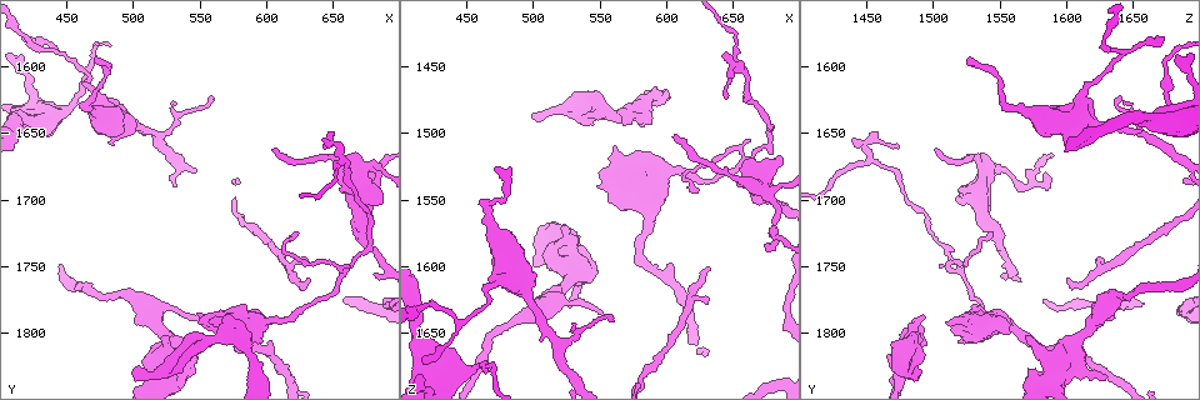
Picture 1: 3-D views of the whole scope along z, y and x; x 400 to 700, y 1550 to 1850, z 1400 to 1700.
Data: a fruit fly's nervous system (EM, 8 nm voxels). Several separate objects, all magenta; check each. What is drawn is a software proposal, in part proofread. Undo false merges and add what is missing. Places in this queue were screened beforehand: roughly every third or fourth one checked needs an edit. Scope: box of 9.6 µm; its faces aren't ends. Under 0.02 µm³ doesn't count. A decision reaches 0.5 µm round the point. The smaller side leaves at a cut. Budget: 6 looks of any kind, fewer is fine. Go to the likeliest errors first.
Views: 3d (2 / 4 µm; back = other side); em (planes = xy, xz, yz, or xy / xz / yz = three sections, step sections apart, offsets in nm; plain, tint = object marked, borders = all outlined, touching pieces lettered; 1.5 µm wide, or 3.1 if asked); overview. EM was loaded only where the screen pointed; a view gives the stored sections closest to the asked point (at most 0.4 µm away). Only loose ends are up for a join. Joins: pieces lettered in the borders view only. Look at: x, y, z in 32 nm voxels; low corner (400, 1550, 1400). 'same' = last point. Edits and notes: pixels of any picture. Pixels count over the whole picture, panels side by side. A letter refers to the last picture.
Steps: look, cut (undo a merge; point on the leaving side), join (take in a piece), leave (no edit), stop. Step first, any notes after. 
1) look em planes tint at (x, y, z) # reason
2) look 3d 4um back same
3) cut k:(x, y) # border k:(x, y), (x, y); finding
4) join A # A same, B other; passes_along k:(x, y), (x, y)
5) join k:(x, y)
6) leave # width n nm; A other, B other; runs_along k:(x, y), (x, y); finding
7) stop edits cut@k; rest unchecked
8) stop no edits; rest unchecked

look em planes plain at (632, 1758, 1602) # free end

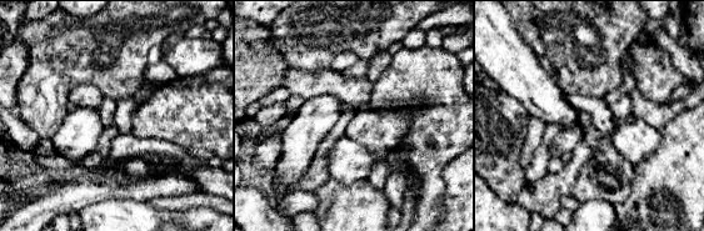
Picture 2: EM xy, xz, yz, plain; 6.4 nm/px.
look em planes borders same # see the neighbours

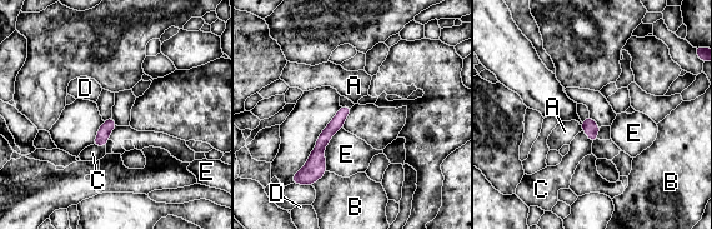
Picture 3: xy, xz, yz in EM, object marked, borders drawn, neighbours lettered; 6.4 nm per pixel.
join C # A other, B other, C same, D other, E other; passes_along 3:(591, 129), (588, 137), (581, 147); the neuron continues

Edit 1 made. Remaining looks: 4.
look em yz step 4 tint at (498, 1830, 1486) # an open end

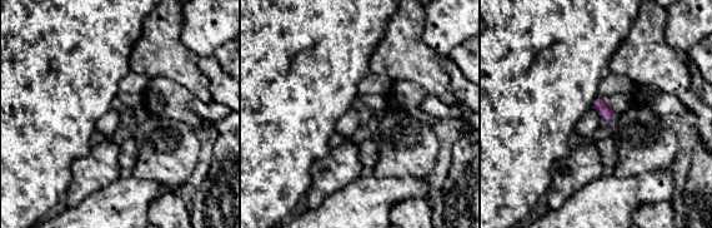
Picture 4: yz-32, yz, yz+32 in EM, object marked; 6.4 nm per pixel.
look em yz step 4 borders same

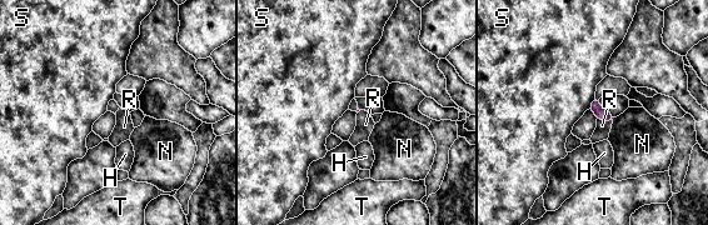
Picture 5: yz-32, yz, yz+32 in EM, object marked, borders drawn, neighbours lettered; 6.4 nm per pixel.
join R # H other, N other, R same, S other, T other; passes_along 5:(599, 113), (604, 120), (603, 128); the neuron continues

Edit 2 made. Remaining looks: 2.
stop edits join@3, join@5; rest unchecked

